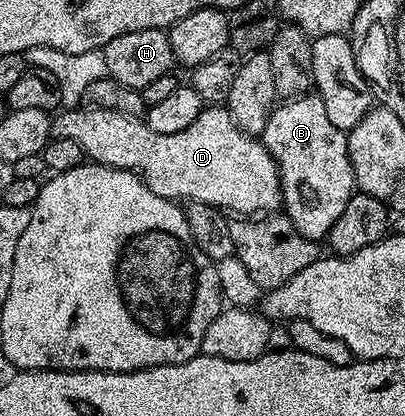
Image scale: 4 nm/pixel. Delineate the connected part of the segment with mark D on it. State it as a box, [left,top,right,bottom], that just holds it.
[52,107,282,215]

